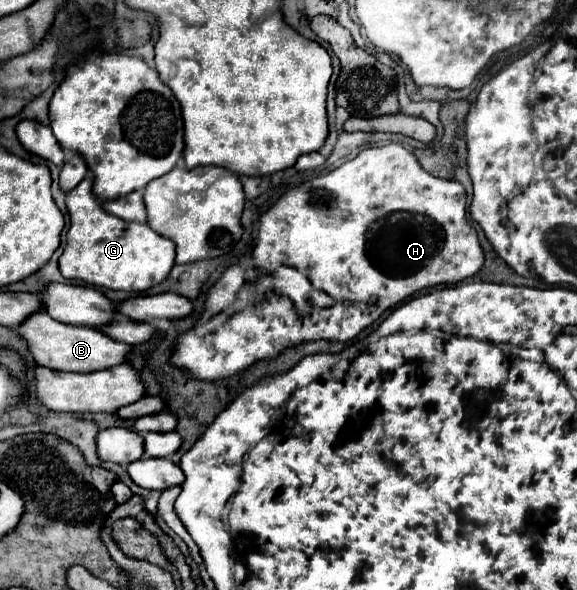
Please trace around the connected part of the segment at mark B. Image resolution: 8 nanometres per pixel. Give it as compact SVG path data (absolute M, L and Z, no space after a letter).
M47 312L33 314L25 326L19 326L17 332L27 340L29 350L39 366L47 366L53 370L63 372L95 372L95 370L107 370L111 366L119 366L127 362L131 346L121 344L113 338L109 338L105 332L97 328L83 328L83 326L71 326L53 320Z

